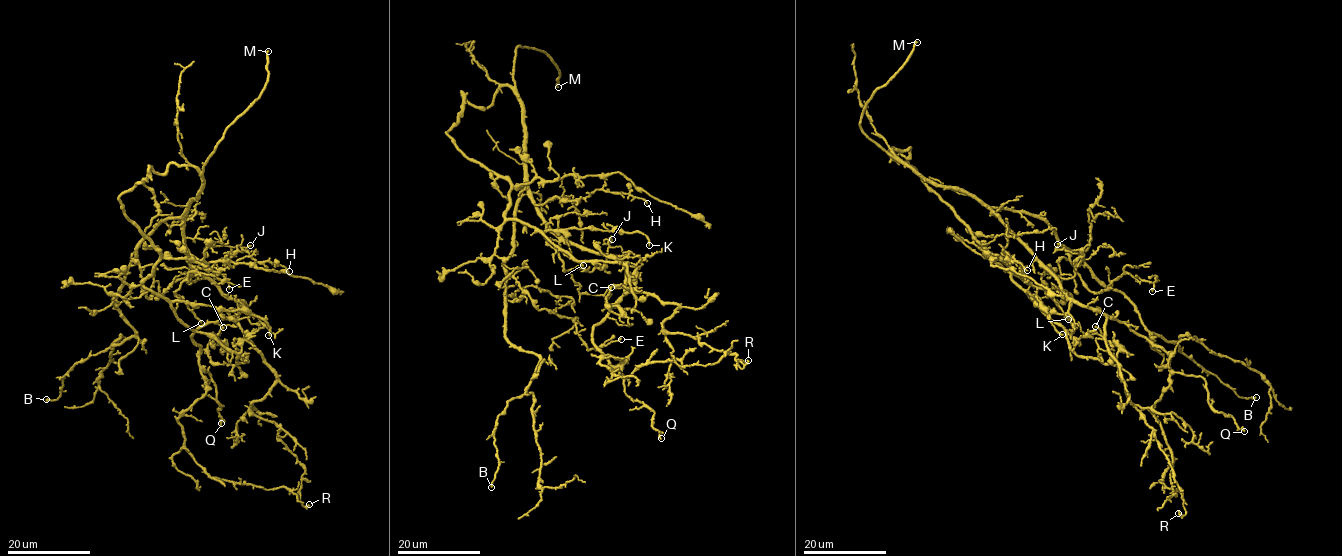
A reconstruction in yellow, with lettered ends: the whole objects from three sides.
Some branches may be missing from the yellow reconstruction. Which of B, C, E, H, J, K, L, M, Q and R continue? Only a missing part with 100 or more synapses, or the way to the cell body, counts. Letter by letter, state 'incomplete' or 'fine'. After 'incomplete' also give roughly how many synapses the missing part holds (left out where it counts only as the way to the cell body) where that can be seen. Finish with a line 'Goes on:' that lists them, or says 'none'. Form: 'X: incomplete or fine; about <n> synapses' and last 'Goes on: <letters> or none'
B: fine
C: fine
E: fine
H: fine
J: fine
K: fine
L: fine
M: incomplete
Q: fine
R: fine
Goes on: M

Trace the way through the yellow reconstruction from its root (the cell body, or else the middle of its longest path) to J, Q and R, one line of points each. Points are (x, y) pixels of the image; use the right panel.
J: (1019, 238), (1045, 266), (1070, 279), (1083, 254), (1078, 249), (1057, 249), (1061, 245), (1057, 244)
Q: (1019, 238), (1065, 295), (1125, 321), (1168, 355), (1172, 370), (1200, 376), (1210, 406), (1230, 415), (1244, 431)
R: (1019, 238), (1065, 295), (1106, 316), (1108, 351), (1115, 358), (1128, 399), (1172, 466), (1185, 511), (1178, 513)

